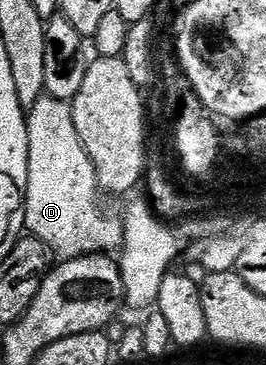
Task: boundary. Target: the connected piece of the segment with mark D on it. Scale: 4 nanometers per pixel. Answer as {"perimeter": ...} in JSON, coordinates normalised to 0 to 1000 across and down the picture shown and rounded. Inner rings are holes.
{"perimeter":[[[162,266],[128,290],[105,293],[102,332],[109,340],[109,501],[94,518],[86,567],[94,630],[120,649],[162,658],[229,712],[436,688],[470,660],[470,614],[444,589],[436,597],[432,589],[406,586],[391,559],[380,556],[387,523],[365,490],[365,463],[297,384],[297,362],[282,362],[271,288],[218,268]]]}

